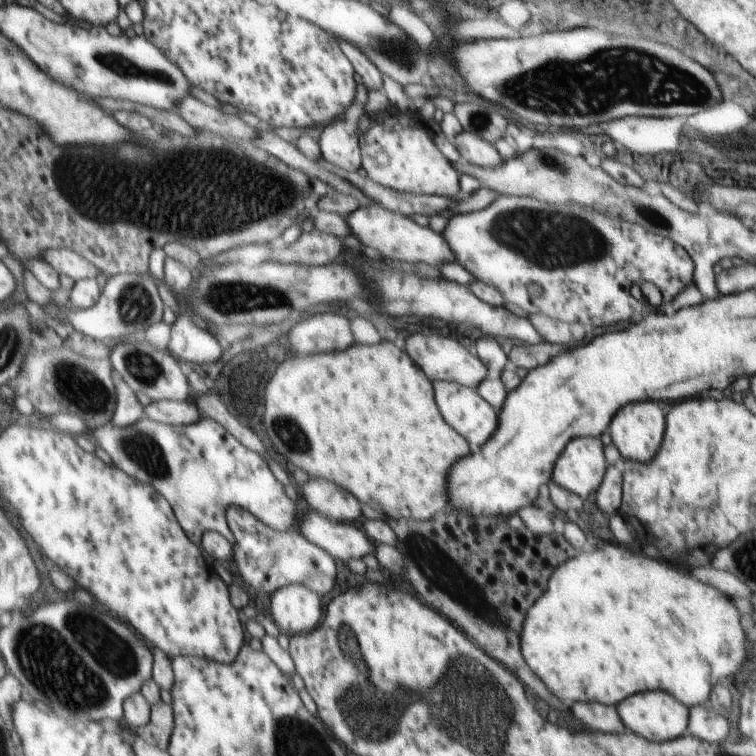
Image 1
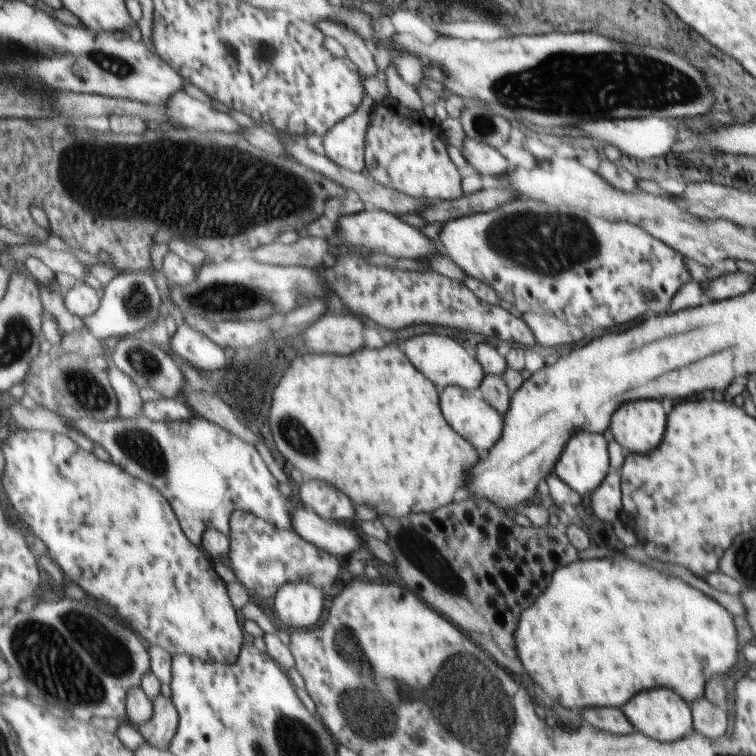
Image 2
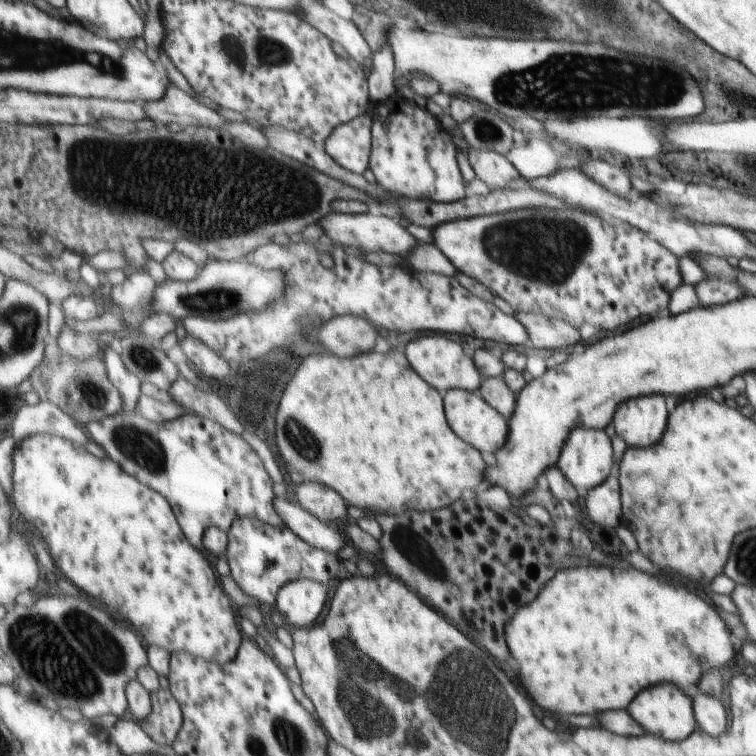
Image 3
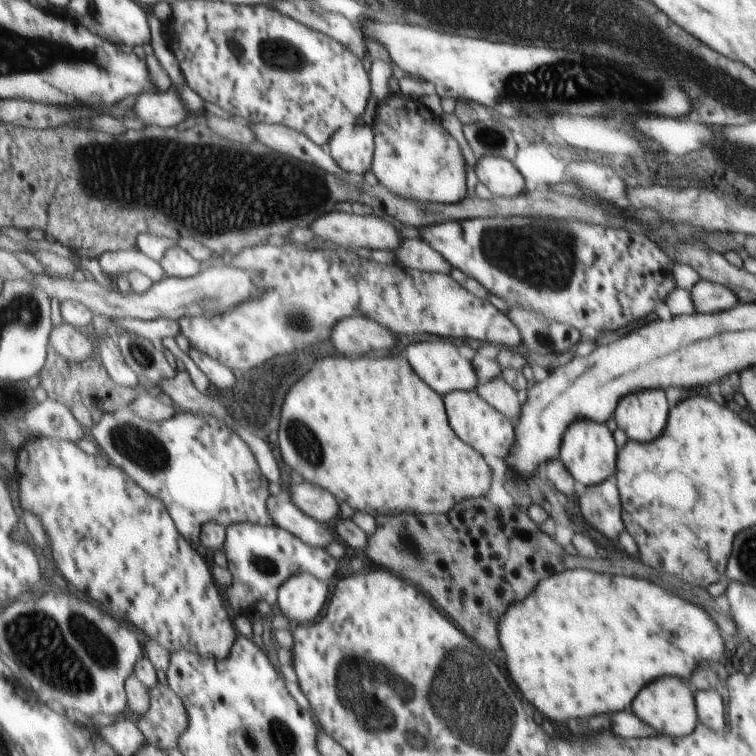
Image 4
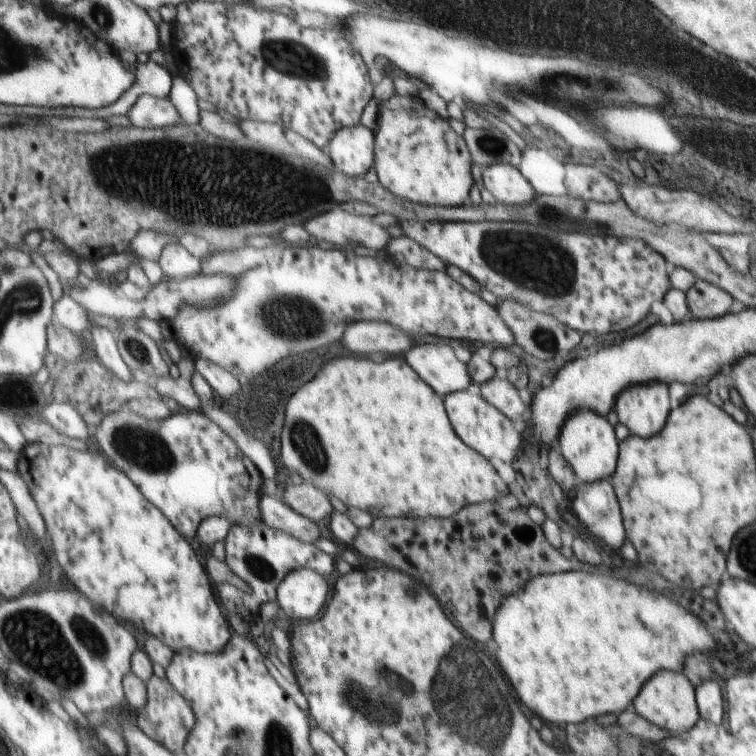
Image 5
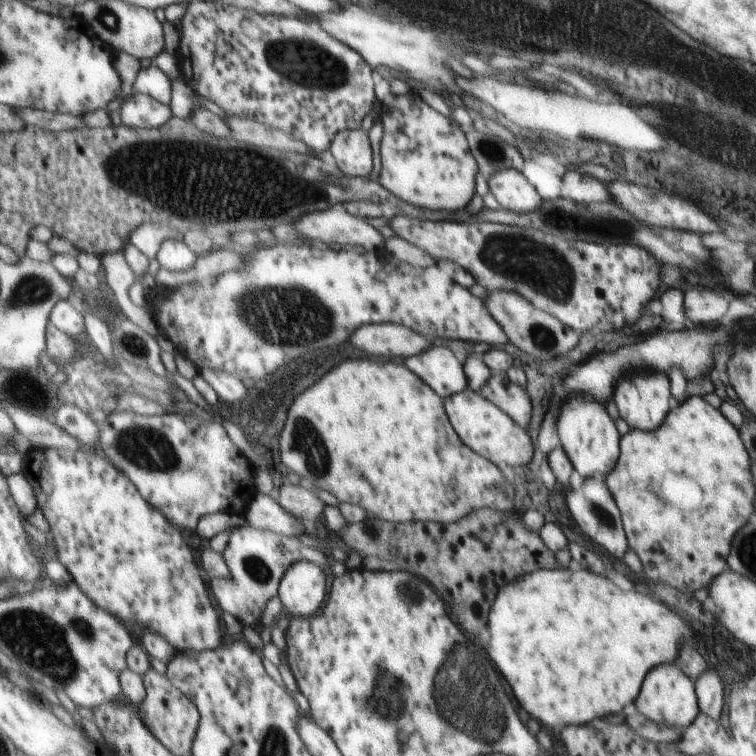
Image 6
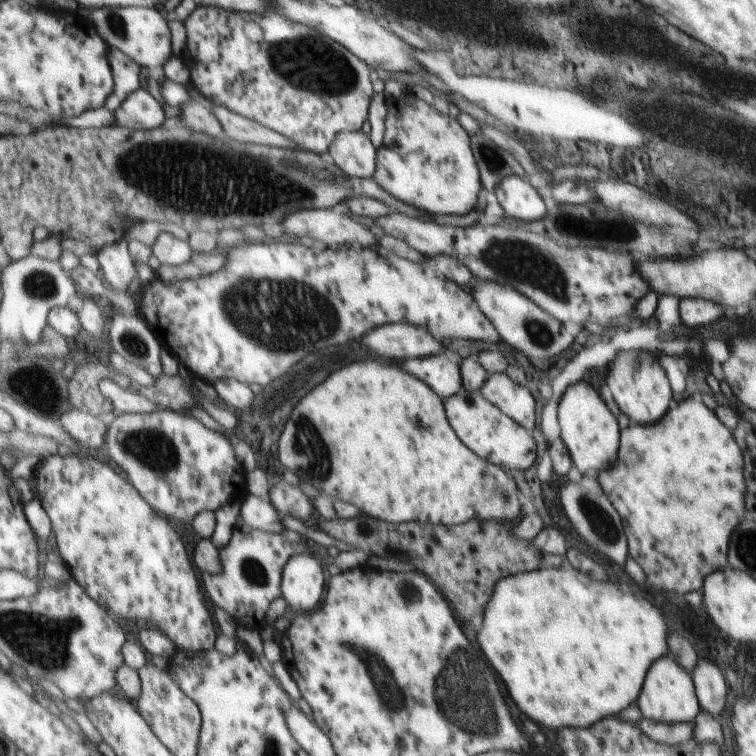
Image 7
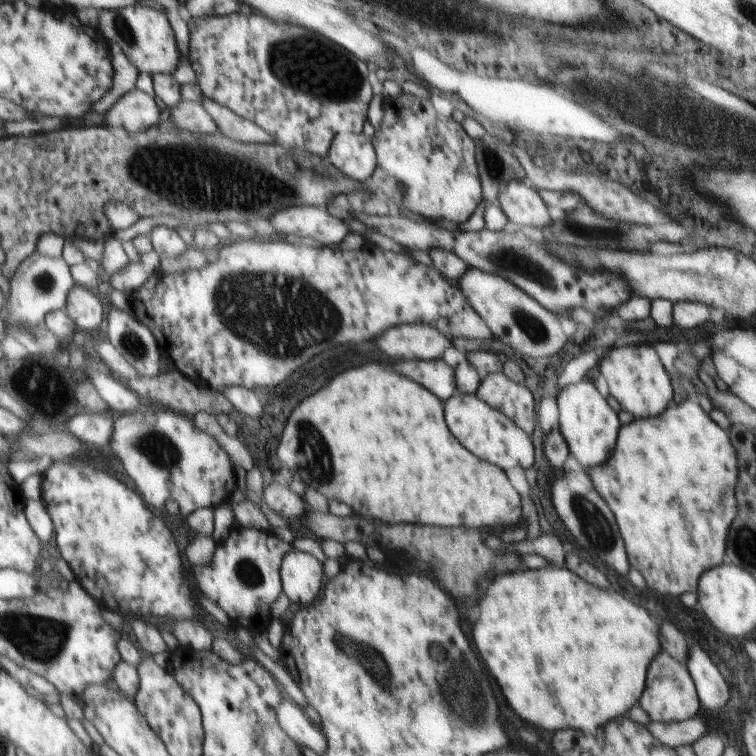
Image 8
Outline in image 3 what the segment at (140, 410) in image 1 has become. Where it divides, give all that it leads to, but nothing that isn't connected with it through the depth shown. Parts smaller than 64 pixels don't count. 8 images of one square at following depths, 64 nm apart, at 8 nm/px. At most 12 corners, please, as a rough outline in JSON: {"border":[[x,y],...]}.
{"border":[[107,346],[105,366],[124,398],[121,413],[137,412],[141,380]]}

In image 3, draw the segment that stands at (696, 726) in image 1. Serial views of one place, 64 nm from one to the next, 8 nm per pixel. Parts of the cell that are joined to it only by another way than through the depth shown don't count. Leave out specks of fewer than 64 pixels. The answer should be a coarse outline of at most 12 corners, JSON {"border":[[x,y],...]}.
{"border":[[693,694],[697,726],[725,734],[725,710],[718,698]]}

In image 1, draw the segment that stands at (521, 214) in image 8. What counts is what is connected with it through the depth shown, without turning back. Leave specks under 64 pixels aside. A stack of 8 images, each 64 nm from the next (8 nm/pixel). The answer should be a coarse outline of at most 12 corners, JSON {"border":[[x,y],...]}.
{"border":[[462,130],[454,146],[462,161],[495,168],[494,146]]}

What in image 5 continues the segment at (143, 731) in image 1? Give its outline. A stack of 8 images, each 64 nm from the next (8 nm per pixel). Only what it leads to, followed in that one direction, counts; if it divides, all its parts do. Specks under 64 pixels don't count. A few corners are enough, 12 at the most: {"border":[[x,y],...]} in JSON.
{"border":[[153,675],[139,722],[171,752],[196,725],[192,704]]}

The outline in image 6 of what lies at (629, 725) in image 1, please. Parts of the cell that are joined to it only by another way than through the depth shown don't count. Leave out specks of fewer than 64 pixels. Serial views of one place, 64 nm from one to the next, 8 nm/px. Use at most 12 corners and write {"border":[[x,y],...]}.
{"border":[[676,664],[645,676],[635,708],[685,729],[699,712],[693,684]]}

